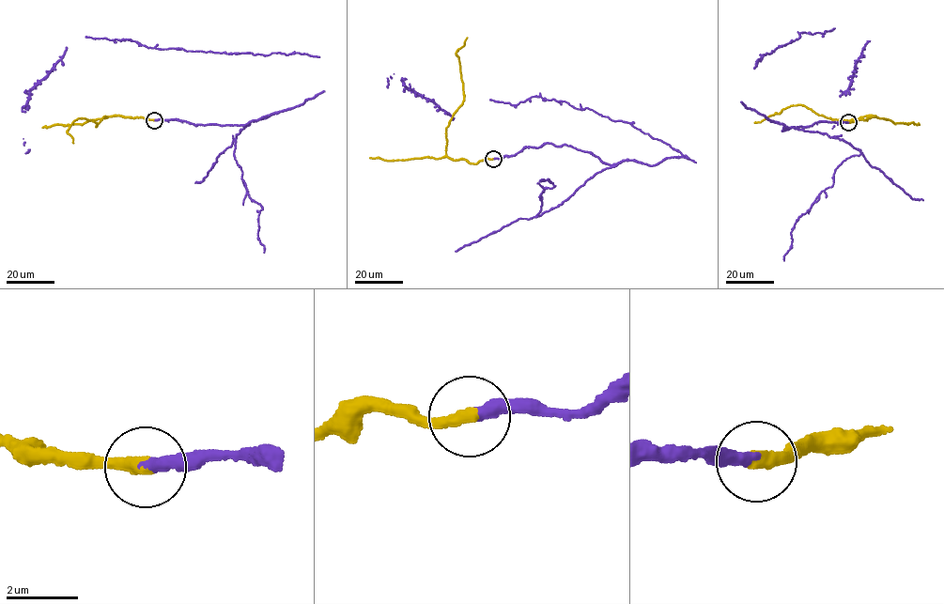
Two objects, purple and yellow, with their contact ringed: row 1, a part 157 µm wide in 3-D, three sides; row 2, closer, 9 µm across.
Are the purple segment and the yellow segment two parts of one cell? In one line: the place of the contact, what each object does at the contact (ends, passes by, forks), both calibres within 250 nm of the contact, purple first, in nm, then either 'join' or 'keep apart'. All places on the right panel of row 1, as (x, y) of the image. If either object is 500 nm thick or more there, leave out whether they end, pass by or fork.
place (848, 122); purple ends; yellow ends; calibres 340 and 400 nm; join

